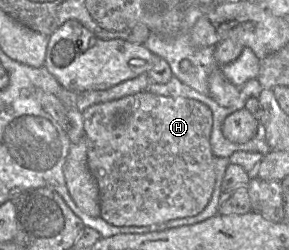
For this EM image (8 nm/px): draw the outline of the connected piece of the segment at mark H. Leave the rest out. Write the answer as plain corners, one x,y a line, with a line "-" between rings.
148,90
94,104
82,112
87,164
99,189
100,217
110,225
146,226
192,217
208,204
215,185
210,146
213,125
208,106
194,99
157,95

